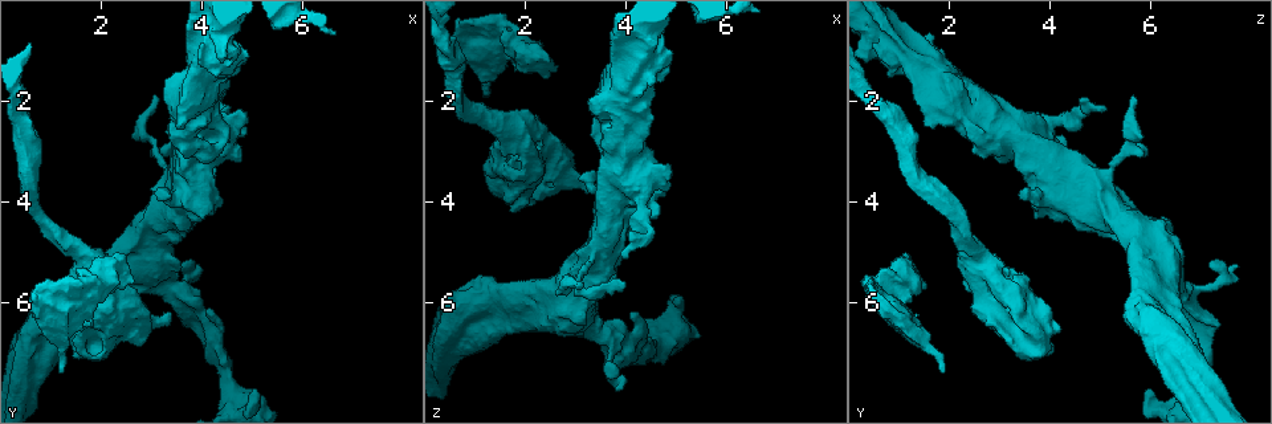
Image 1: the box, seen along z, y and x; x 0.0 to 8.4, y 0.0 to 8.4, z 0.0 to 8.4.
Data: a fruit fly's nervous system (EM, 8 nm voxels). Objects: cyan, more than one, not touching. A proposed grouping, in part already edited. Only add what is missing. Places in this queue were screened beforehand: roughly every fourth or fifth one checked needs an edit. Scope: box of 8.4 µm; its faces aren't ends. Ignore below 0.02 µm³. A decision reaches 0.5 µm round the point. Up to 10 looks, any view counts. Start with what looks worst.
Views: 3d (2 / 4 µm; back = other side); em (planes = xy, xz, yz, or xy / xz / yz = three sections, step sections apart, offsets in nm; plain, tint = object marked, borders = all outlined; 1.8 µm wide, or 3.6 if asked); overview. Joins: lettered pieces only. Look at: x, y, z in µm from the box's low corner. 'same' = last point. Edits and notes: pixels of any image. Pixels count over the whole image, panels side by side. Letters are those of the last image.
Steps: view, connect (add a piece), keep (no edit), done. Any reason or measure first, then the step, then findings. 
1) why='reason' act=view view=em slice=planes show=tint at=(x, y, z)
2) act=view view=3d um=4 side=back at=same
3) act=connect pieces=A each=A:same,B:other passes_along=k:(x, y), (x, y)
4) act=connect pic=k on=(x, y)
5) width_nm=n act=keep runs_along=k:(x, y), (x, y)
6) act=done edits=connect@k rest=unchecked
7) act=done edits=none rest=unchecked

act=view view=3d um=4 at=(2.60, 5.40, 1.30)

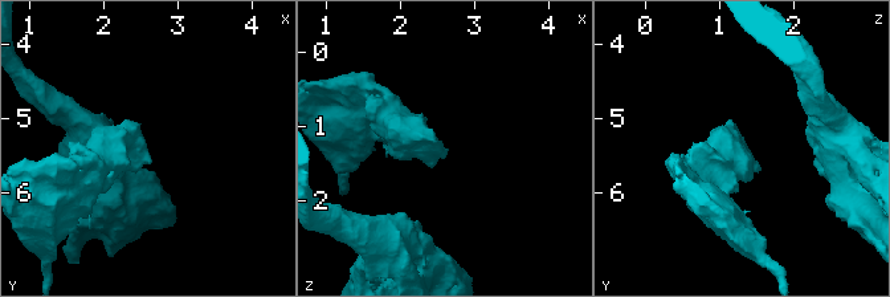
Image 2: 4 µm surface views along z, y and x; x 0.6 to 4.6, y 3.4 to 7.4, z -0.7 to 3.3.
act=view view=em slice=planes show=borders at=(2.65, 5.45, 1.35)

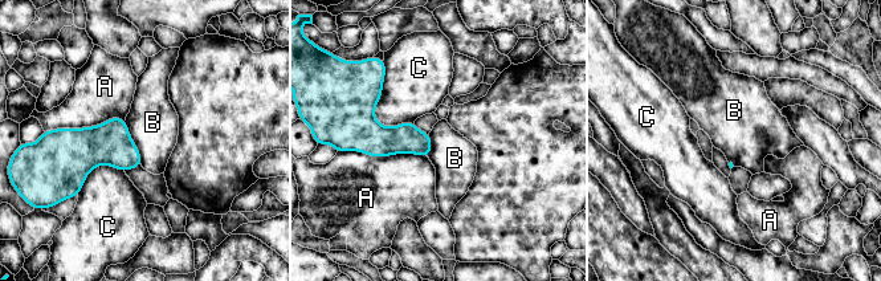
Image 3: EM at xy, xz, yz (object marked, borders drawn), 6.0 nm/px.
act=keep each=A:other,B:other,C:other border=3:(125, 119), (142, 165) found='none of them fits'

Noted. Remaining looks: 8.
why='an open end' act=view view=3d um=2 at=(1.15, 7.35, 1.85)

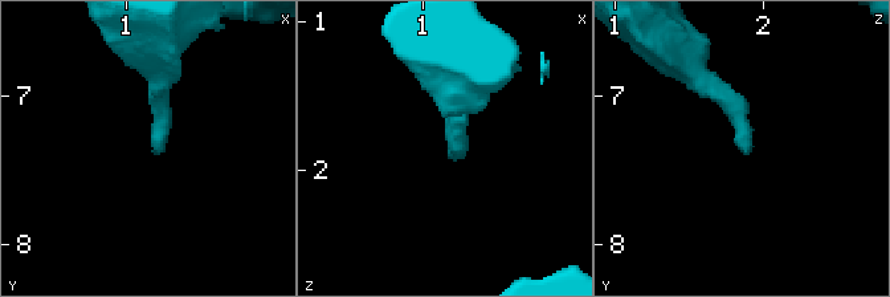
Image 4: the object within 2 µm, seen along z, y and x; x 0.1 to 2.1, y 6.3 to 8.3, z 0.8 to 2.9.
why='shape alone is not enough' act=view view=em slice=planes show=borders at=(1.18, 7.38, 1.92)

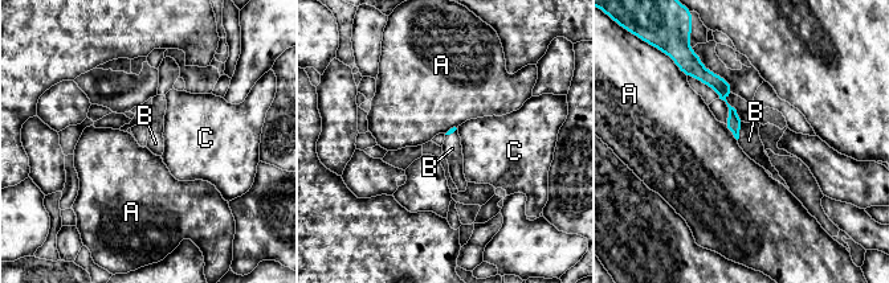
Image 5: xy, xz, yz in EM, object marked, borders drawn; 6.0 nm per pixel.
act=connect pieces=B each=A:other,B:same,C:other passes_along=5:(734, 123), (739, 131), (749, 140) found='the neuron continues'

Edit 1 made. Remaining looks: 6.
act=view view=overview

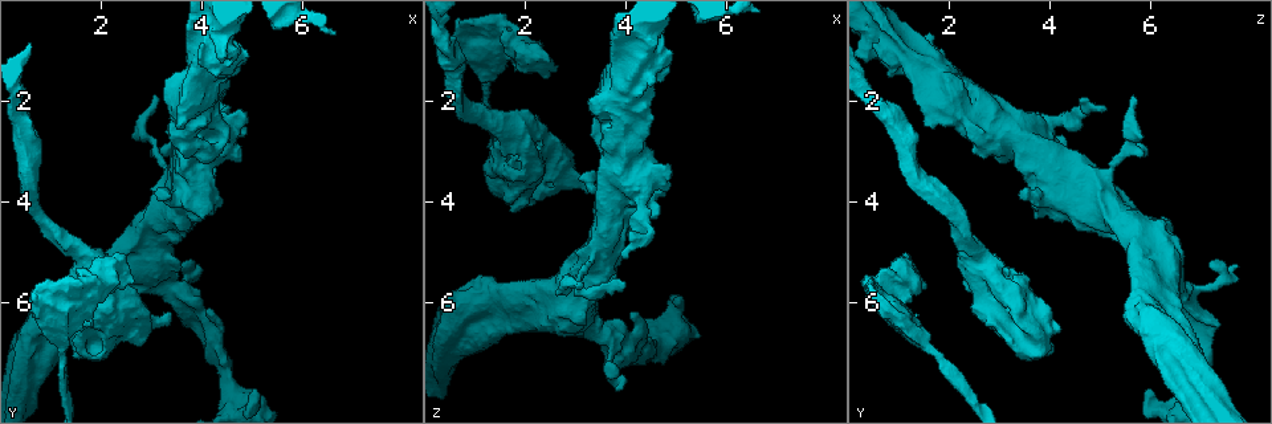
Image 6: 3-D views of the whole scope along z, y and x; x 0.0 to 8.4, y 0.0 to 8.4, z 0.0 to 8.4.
why='an open end' act=view view=em um=3.6 slice=planes show=tint at=(4.45, 2.90, 3.05)

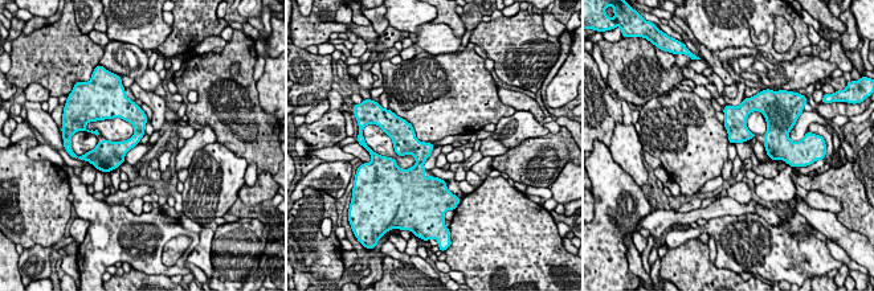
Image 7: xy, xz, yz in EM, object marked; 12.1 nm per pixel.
why='what lies round it' act=view view=em um=3.6 slice=planes show=borders at=same

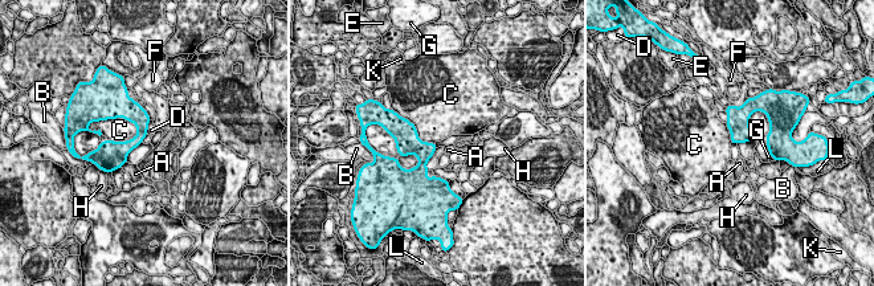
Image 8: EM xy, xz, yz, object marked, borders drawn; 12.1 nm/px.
act=keep each=A:other,B:other,C:other,D:other,E:other,F:other,G:other,H:other,K:other,L:other border=8:(437, 148), (427, 163), (428, 170) found='none of them fits'

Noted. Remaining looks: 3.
why='branch stops here' act=view view=em slice=planes show=borders at=(3.10, 1.90, 5.65)

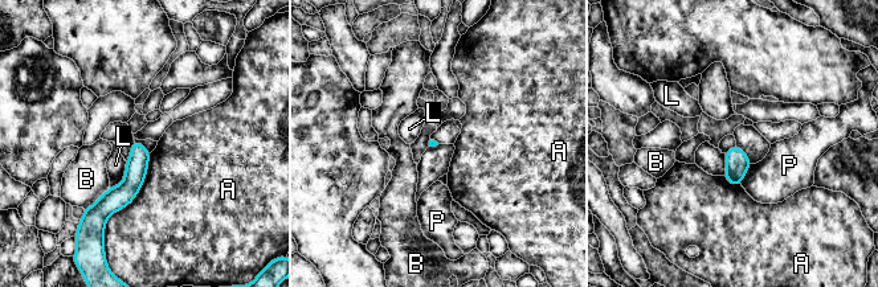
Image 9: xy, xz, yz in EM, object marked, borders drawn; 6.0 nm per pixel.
act=keep each=A:other,B:other,L:other,P:other found='no lettered piece goes on from it'

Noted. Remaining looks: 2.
act=done edits=connect@5 rest=unchecked

